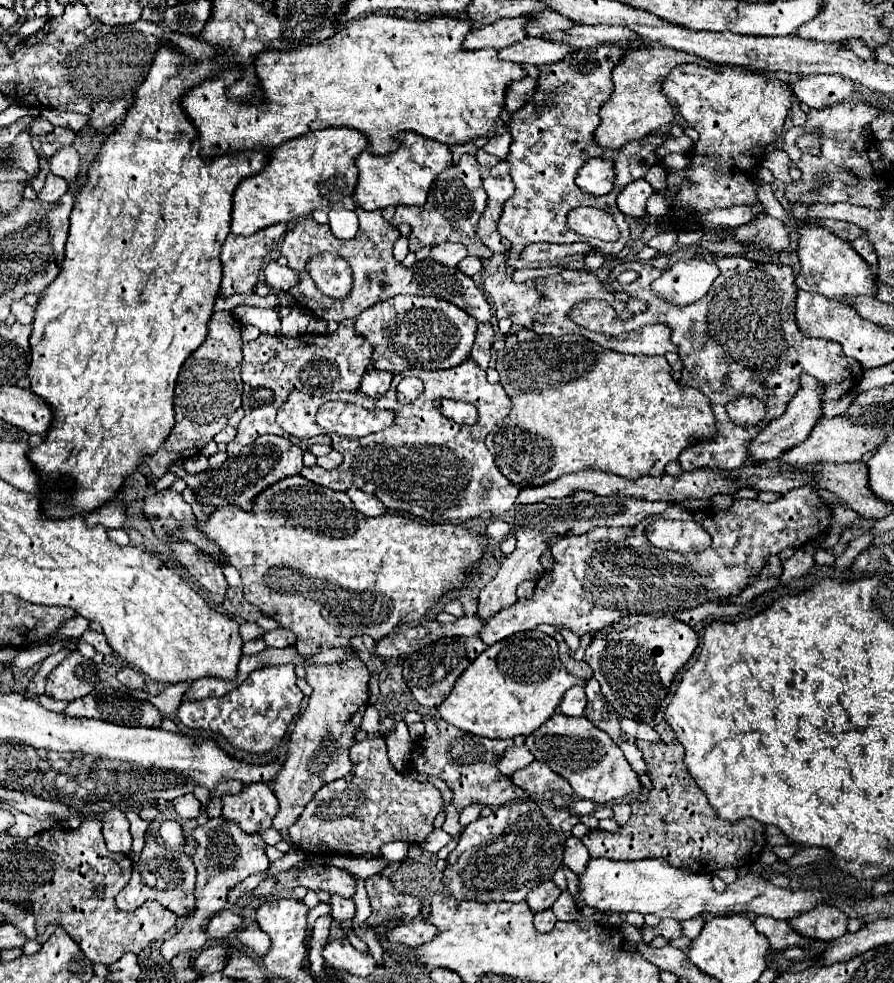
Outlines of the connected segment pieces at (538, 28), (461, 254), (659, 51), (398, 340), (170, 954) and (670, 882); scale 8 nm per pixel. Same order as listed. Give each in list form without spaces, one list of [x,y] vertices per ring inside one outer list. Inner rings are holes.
[[[544,11],[544,13],[536,13],[532,15],[536,19],[536,23],[532,23],[528,27],[528,35],[536,35],[536,37],[544,37],[550,31],[566,31],[572,29],[574,25],[578,25],[576,21],[570,21],[564,15],[556,15],[552,11]]]
[[[440,243],[432,249],[430,257],[448,267],[456,267],[464,257],[468,257],[468,249],[462,243]]]
[[[650,43],[648,47],[640,47],[640,51],[626,51],[620,63],[612,69],[614,91],[610,99],[600,107],[600,127],[594,131],[594,141],[604,149],[620,149],[626,143],[642,139],[644,135],[652,135],[660,127],[672,123],[674,111],[662,93],[662,81],[670,69],[680,63],[710,65],[704,63],[704,59],[696,59],[696,55],[684,55],[684,51],[676,51],[660,43]]]
[[[396,295],[368,307],[356,319],[356,331],[372,343],[376,369],[402,373],[406,369],[448,369],[470,357],[476,319],[460,307],[436,297]]]
[[[214,817],[208,819],[206,825],[200,825],[192,831],[192,835],[198,841],[198,849],[194,851],[194,865],[198,871],[198,879],[196,879],[196,907],[192,911],[192,915],[186,917],[184,927],[172,935],[170,939],[166,939],[162,943],[162,957],[166,963],[170,963],[176,955],[180,953],[194,953],[198,949],[202,949],[208,941],[208,935],[204,933],[202,925],[220,909],[226,907],[226,895],[230,891],[230,887],[236,887],[240,881],[244,881],[248,875],[266,871],[270,861],[264,853],[264,839],[260,837],[260,833],[248,835],[244,831],[240,831],[240,827],[236,827],[236,823],[228,823],[224,817]]]
[[[590,859],[584,873],[578,875],[578,901],[594,907],[598,911],[618,911],[618,913],[650,913],[660,919],[672,917],[678,921],[692,919],[698,913],[746,913],[770,915],[776,919],[790,919],[790,915],[800,915],[824,897],[836,895],[834,891],[790,891],[774,887],[762,879],[762,867],[750,869],[750,875],[740,877],[736,883],[728,885],[724,893],[712,889],[712,881],[704,873],[682,871],[668,865],[664,859],[642,859],[642,861],[610,861],[610,859]]]

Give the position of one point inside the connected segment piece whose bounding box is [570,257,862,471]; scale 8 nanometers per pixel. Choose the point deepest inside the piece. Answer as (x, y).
(741, 338)

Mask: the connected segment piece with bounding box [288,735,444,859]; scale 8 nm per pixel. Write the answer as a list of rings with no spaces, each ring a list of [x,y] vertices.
[[[368,735],[366,741],[356,743],[350,759],[354,763],[352,771],[324,785],[304,807],[300,821],[288,829],[292,847],[324,859],[336,855],[364,857],[366,853],[378,859],[384,843],[422,843],[434,829],[434,819],[444,805],[442,791],[400,773],[388,759],[386,741],[380,735]]]

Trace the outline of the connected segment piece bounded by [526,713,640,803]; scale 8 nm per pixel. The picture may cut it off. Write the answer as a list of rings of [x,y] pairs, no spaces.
[[[556,713],[542,727],[526,737],[526,747],[536,761],[546,763],[552,771],[570,781],[576,797],[596,803],[614,803],[628,793],[640,791],[640,781],[620,747],[608,733],[594,727],[586,717],[570,717]]]

